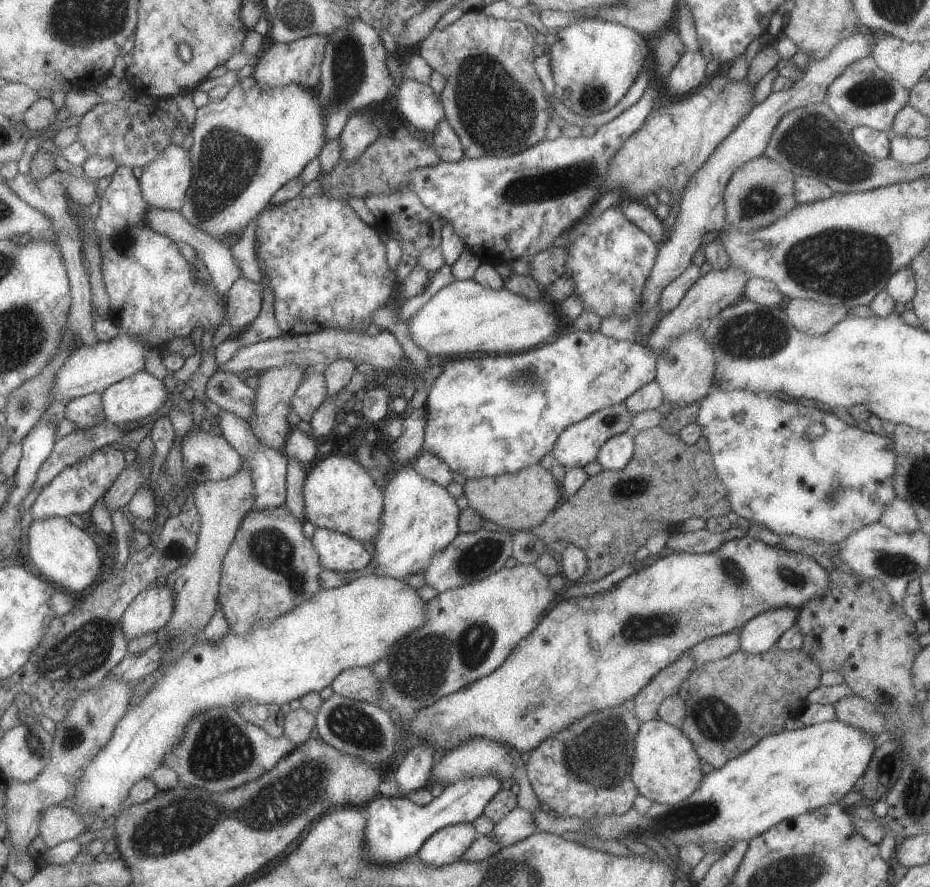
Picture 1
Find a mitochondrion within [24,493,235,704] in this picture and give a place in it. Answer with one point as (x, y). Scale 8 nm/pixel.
(73, 657)

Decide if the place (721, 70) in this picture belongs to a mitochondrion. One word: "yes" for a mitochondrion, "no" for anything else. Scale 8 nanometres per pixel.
no

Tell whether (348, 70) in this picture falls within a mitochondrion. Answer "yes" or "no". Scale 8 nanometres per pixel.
yes

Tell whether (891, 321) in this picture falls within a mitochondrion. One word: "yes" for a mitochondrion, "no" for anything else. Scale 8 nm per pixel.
no

